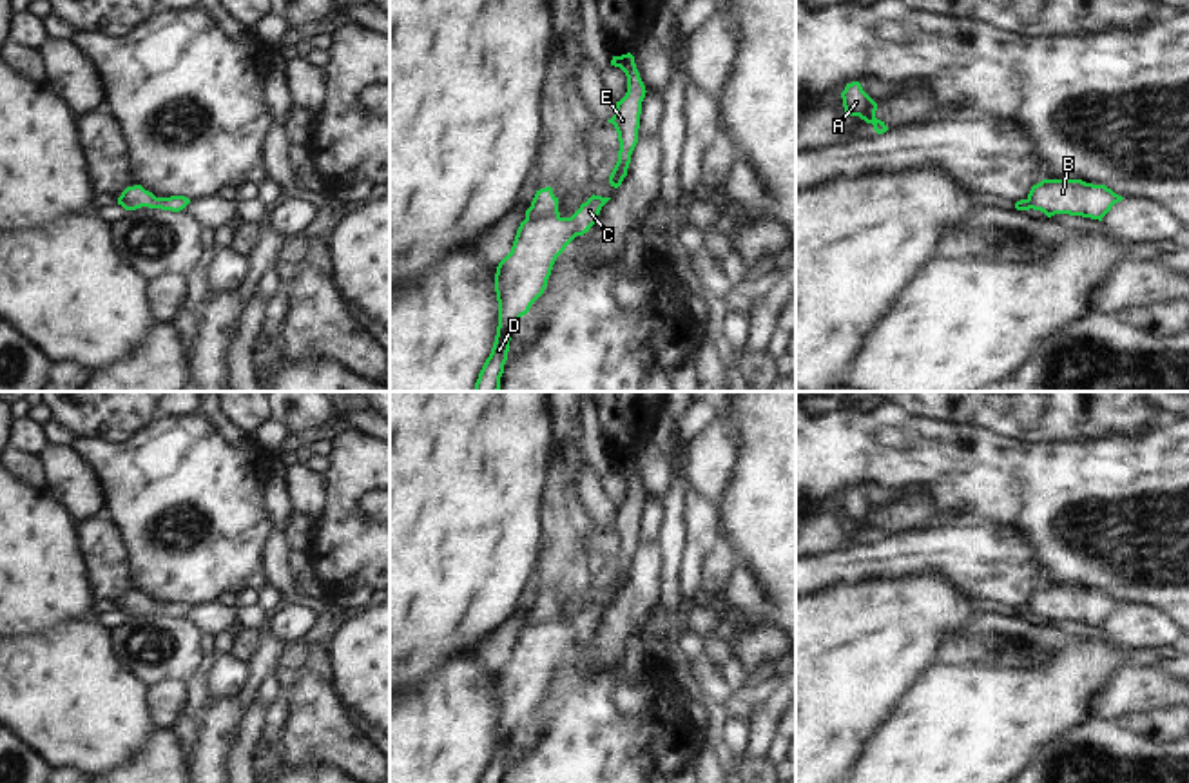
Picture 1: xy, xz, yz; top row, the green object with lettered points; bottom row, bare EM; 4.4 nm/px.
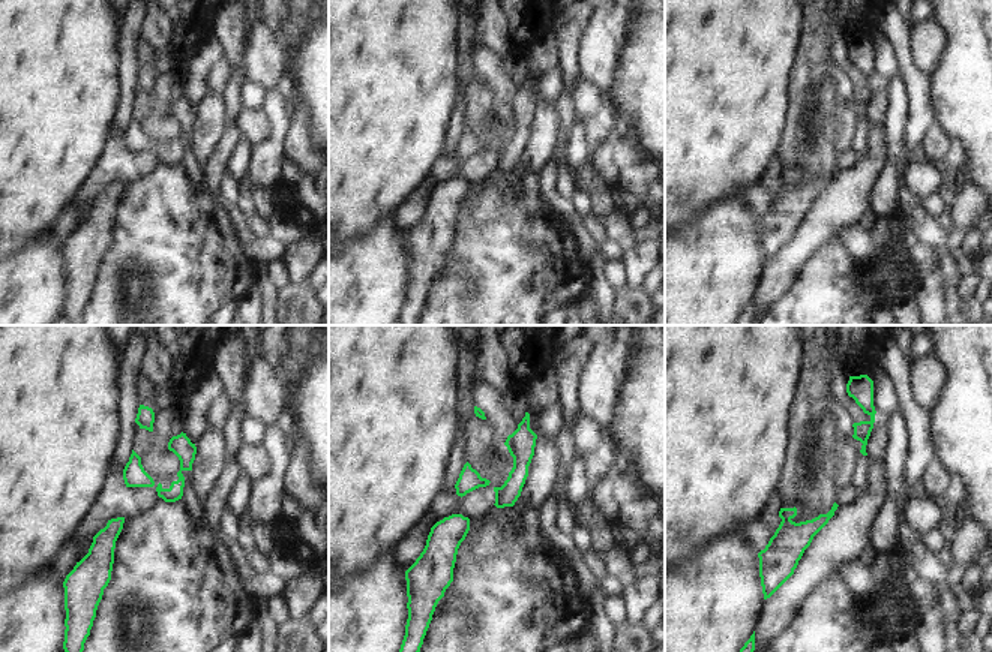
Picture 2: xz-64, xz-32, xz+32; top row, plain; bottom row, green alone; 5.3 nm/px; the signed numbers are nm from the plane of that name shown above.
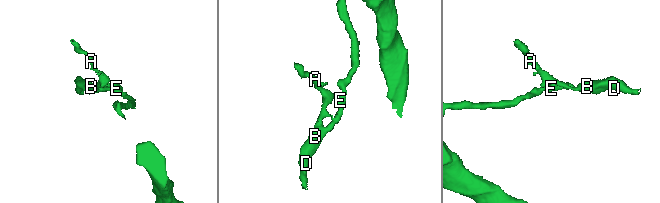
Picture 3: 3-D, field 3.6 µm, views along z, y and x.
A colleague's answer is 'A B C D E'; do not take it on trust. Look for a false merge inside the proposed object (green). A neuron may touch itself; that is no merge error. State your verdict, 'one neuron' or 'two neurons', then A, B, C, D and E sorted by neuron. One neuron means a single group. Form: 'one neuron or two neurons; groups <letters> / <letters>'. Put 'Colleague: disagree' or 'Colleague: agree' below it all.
two neurons; groups A / B C D E
Colleague: disagree

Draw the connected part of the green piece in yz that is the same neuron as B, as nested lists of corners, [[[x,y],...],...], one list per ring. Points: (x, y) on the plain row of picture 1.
[[[1042,585],[1028,600],[1031,614],[1044,618],[1048,624],[1069,620],[1098,627],[1122,605],[1106,591],[1082,585]]]

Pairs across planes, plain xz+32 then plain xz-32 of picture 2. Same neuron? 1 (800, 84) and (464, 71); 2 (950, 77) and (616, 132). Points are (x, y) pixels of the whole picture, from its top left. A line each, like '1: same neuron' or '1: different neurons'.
1: different neurons
2: different neurons

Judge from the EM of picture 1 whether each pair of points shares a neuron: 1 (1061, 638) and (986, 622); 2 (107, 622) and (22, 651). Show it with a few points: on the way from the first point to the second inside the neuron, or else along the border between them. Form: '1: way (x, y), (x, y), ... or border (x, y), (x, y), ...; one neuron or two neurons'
1: way (1043, 638), (1005, 631); one neuron
2: border (93, 618), (107, 631); two neurons

